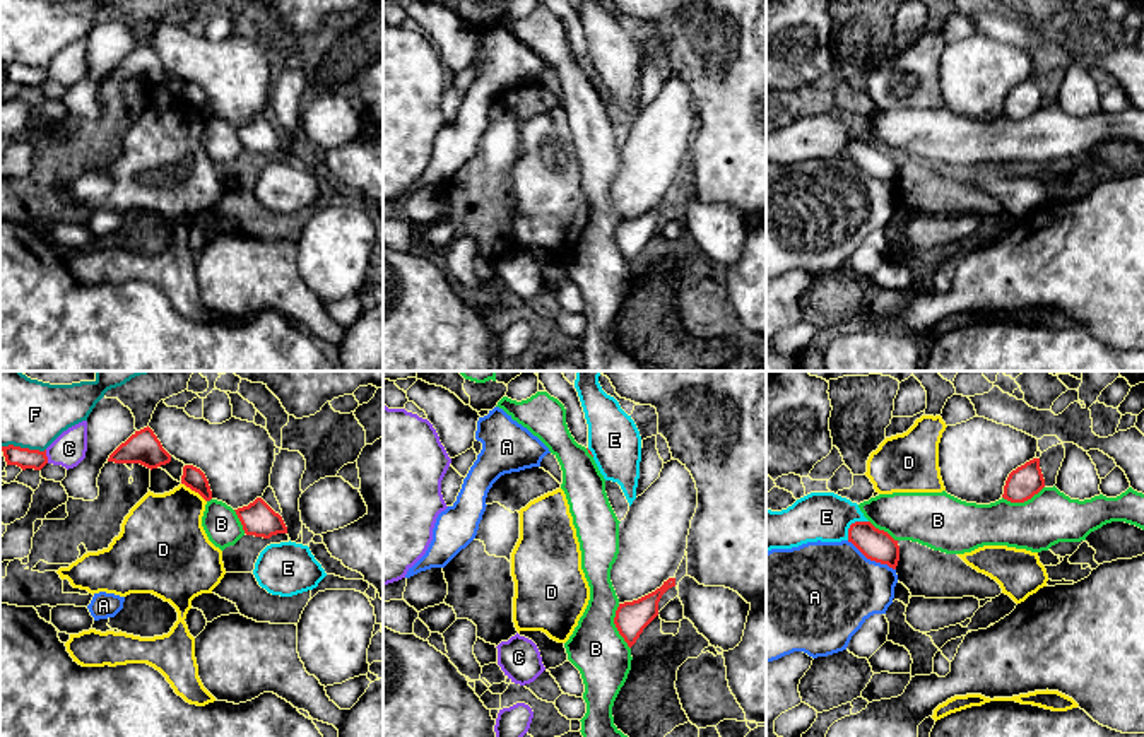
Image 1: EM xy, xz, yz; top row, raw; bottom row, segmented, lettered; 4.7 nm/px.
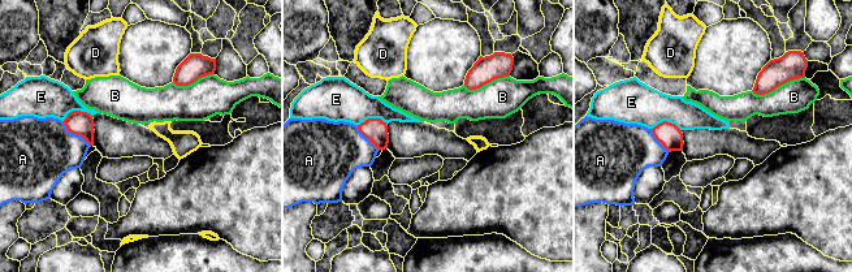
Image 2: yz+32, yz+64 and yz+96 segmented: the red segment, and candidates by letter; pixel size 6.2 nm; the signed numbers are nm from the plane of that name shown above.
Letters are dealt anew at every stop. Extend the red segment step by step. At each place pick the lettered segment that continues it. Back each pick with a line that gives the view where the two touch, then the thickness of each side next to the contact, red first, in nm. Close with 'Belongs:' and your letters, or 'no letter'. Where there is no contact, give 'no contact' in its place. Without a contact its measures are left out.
Belongs: no letter

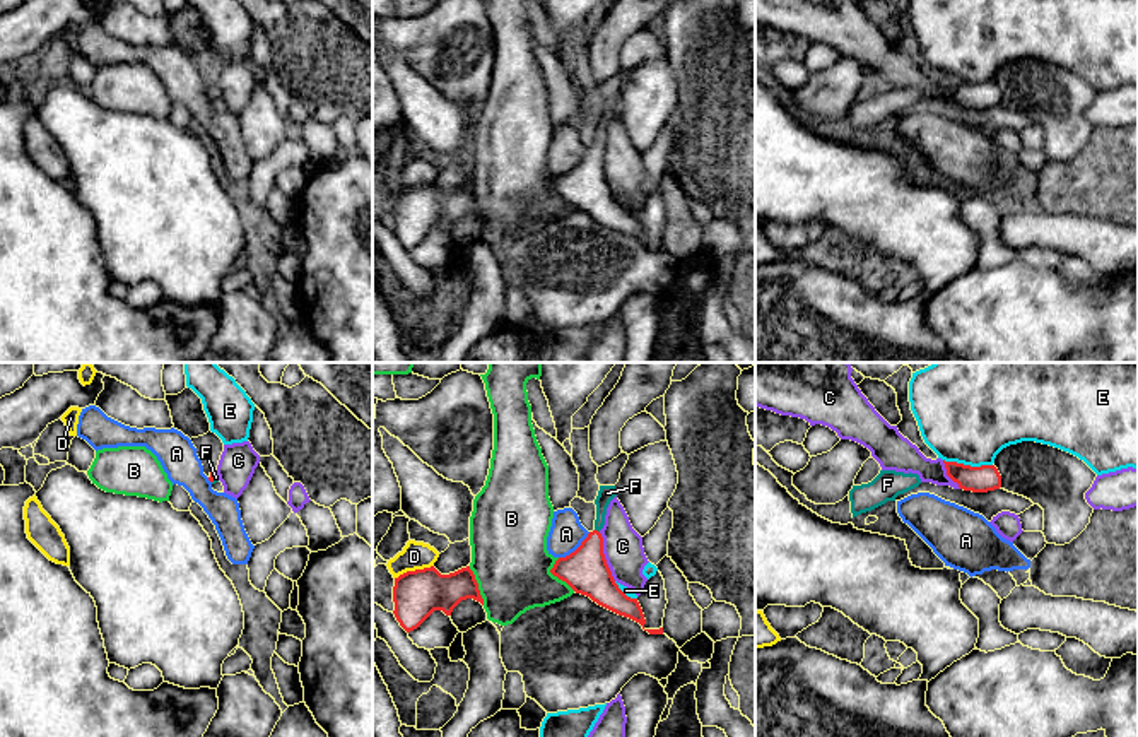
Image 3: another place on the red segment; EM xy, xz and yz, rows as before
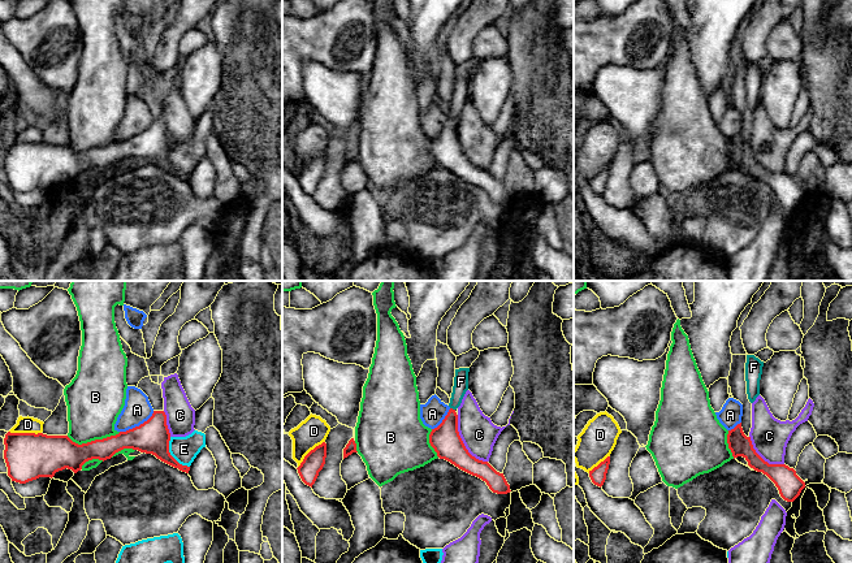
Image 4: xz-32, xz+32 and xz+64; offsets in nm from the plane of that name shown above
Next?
F: contact in xz; calibres 200 and 80 nm
Belongs: F

